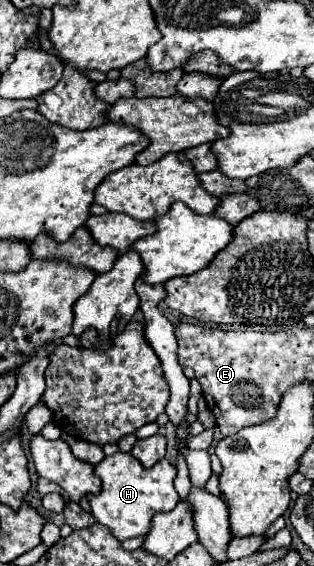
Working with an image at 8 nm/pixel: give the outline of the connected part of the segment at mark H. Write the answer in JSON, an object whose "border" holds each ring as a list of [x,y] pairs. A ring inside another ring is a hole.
{"border":[[[119,451],[111,457],[105,457],[95,467],[95,475],[101,479],[101,493],[87,497],[93,517],[97,519],[97,523],[109,527],[119,541],[149,533],[153,515],[161,511],[171,511],[179,503],[179,495],[173,487],[177,467],[171,465],[167,459],[161,459],[157,465],[147,469],[131,453]]]}

